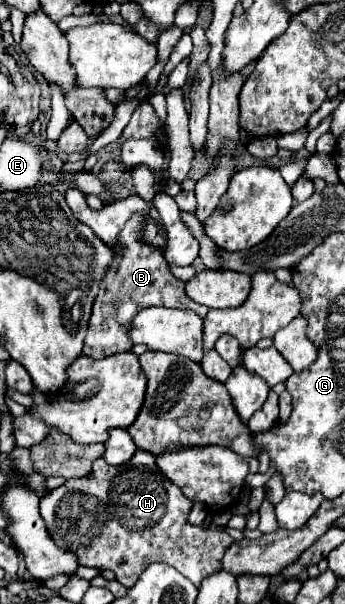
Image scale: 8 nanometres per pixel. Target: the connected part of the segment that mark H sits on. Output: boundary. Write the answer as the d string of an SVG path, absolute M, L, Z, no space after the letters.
M139 450L129 462L121 466L111 466L103 458L93 464L93 472L85 478L67 480L63 486L51 490L45 498L41 498L39 514L47 524L51 538L63 550L71 550L79 556L81 566L93 566L103 570L113 570L117 580L131 588L141 572L153 562L171 564L185 578L189 578L195 586L199 586L207 576L221 570L221 558L231 546L233 538L223 530L205 530L201 526L189 524L187 516L193 502L183 496L183 492L157 468L155 458L143 450Z

